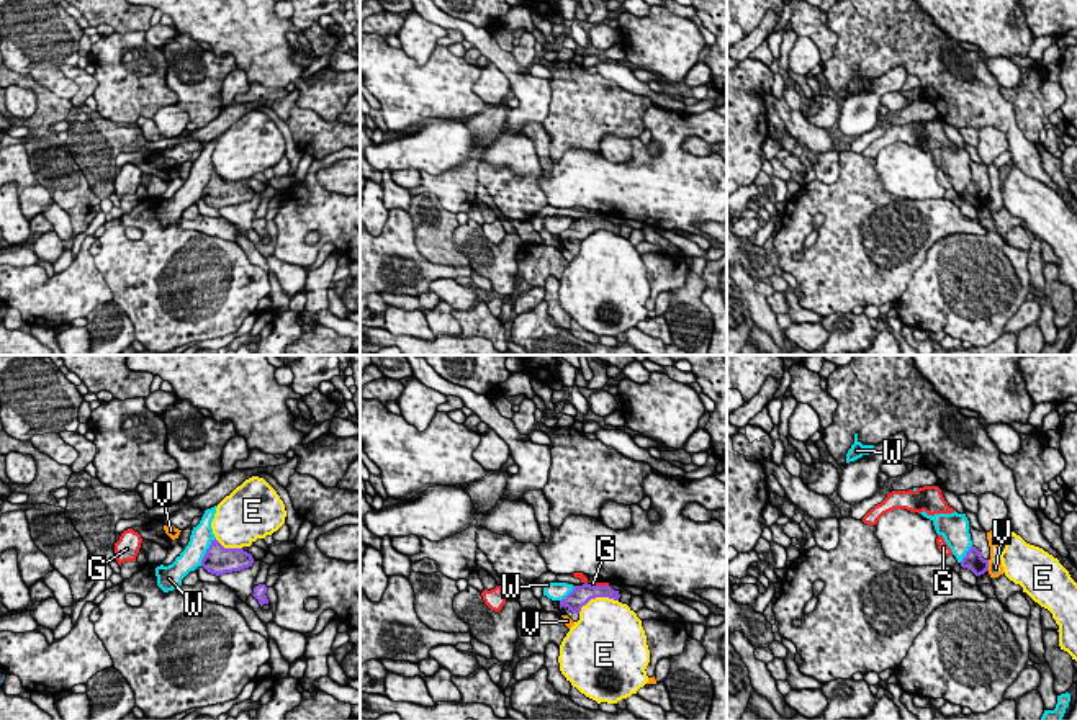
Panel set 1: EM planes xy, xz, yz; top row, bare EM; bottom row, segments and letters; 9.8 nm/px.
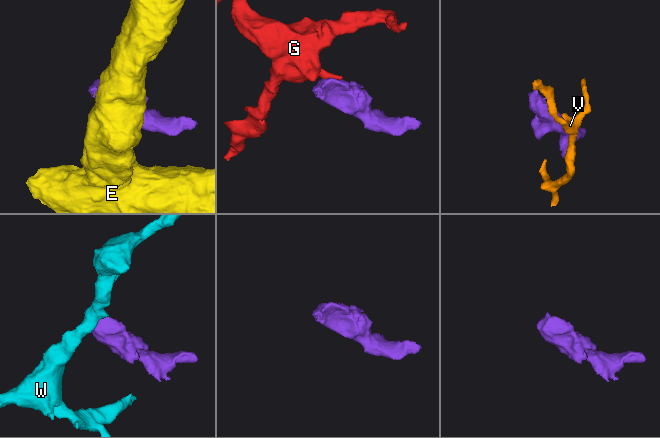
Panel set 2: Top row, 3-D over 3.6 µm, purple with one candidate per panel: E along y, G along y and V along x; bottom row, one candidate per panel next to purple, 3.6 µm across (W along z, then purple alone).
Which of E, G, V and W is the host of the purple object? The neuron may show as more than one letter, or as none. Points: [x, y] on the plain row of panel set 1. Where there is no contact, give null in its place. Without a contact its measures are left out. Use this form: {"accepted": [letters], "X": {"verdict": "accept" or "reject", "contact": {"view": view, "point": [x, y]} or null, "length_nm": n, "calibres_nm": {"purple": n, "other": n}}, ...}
{"accepted": [], "E": {"verdict": "reject", "contact": {"view": "xz", "point": [596, 229]}, "length_nm": 420, "calibres_nm": {"purple": 200, "other": 460}}, "G": {"verdict": "reject", "contact": {"view": "xz", "point": [599, 220]}, "length_nm": 180, "calibres_nm": {"purple": 200, "other": 30}}, "V": {"verdict": "reject", "contact": {"view": "yz", "point": [987, 198]}, "length_nm": 110, "calibres_nm": {"purple": 190, "other": 140}}, "W": {"verdict": "reject", "contact": {"view": "xy", "point": [207, 185]}, "length_nm": 320, "calibres_nm": {"purple": 280, "other": 220}}}

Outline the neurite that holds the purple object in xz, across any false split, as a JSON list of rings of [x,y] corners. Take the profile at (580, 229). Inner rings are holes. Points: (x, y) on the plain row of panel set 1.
[[[575,219],[573,224],[560,234],[561,249],[568,249],[573,255],[578,255],[581,241],[596,231],[609,231],[619,234],[620,227],[611,219]]]

